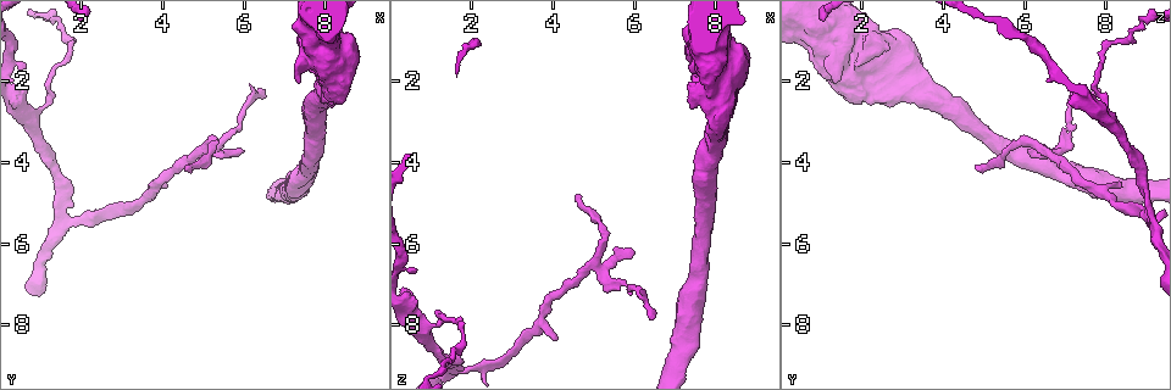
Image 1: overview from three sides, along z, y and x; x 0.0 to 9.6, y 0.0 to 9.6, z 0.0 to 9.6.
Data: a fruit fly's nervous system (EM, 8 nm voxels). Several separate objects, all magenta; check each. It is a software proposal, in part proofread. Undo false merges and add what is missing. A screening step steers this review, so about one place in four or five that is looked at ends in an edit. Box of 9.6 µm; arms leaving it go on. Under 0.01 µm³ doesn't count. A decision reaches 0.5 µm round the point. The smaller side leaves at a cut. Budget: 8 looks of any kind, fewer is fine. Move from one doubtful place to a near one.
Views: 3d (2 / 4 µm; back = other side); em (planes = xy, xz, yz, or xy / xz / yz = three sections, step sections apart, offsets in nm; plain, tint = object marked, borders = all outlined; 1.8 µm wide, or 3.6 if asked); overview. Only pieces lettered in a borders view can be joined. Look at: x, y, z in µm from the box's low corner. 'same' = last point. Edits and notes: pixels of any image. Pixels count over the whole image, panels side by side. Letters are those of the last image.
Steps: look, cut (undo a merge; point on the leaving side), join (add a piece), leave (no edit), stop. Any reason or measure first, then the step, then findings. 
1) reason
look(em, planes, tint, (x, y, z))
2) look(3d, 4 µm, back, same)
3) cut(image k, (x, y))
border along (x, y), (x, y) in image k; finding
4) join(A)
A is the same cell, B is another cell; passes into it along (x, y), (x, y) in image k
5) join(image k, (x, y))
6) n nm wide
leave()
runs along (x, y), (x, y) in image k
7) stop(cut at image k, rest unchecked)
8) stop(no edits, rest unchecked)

look(em, planes, borders, (7.30, 0.95, 2.05))

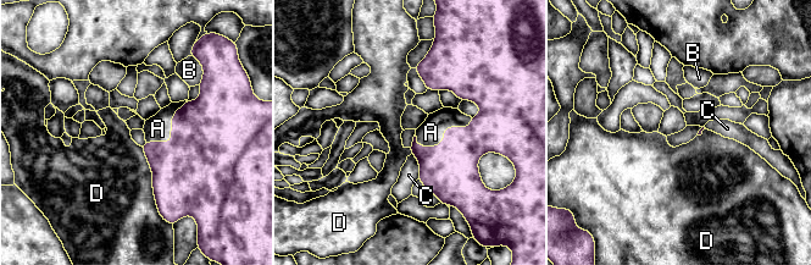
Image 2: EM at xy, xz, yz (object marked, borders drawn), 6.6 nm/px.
join(A)
A is the same cell, B, C and D are other cells; it goes on there

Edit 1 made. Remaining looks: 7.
look(overview)

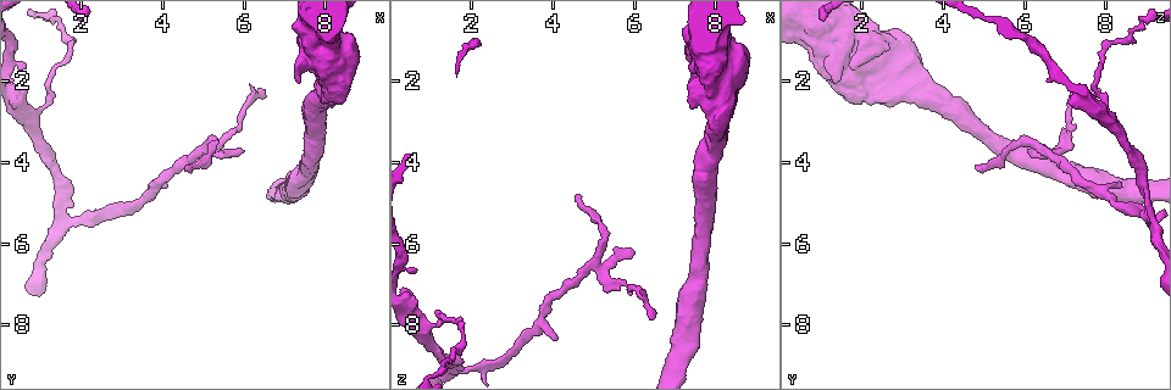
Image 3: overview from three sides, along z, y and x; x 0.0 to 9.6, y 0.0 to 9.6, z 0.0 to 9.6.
looks like a crossing
look(em, 3.6 µm, planes, tint, (4.85, 3.70, 6.50))

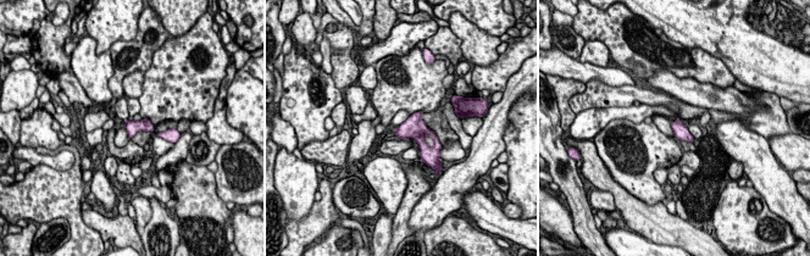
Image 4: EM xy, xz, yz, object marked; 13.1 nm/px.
look(em, 3.6 µm, planes, borders, same)

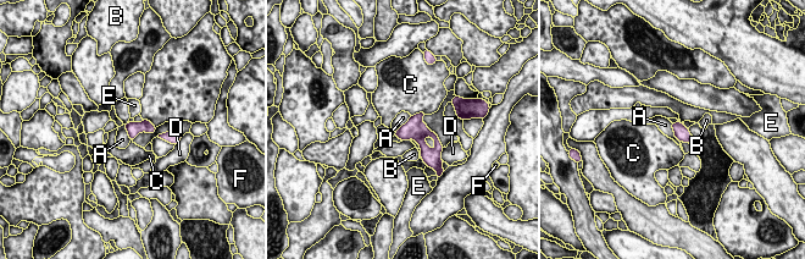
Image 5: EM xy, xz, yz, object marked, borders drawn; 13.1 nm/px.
leave()
A, B, C, D, E and F are other cells; border along (671, 124), (673, 136), (679, 142) in image 5; one neuron here

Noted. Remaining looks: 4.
an open end
look(3d, 4 µm, (6.45, 2.25, 7.90))

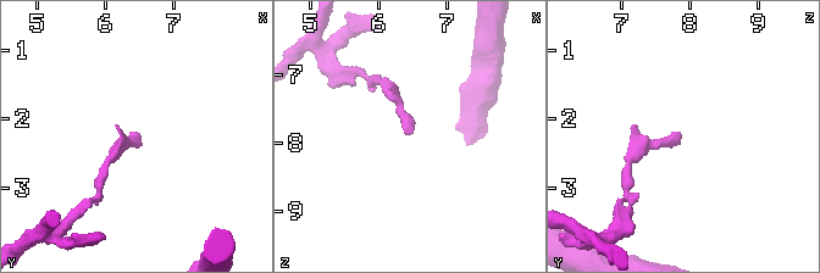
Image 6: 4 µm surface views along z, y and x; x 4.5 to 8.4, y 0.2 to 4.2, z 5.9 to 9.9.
look(em, yz, step 16, borders, (6.45, 2.20, 7.90))

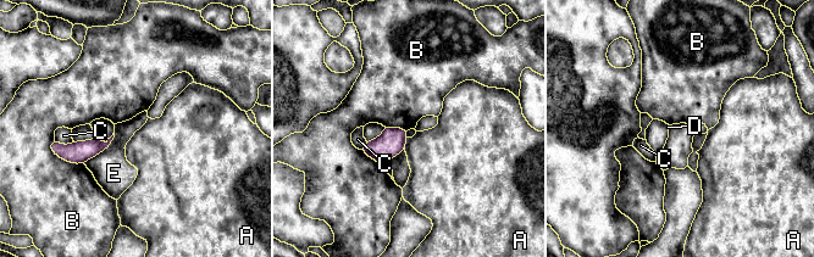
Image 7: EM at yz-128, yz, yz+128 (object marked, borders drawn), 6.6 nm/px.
another direction
look(em, planes, borders, same)

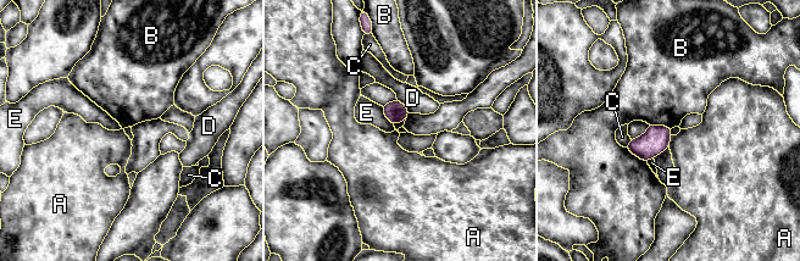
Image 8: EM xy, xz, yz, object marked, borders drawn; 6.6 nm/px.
leave()
A, B, C, D and E are other cells; border along (649, 123), (671, 128) in image 8; no lettered piece goes on from it

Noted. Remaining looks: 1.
stop(join at image 2, rest unchecked)

